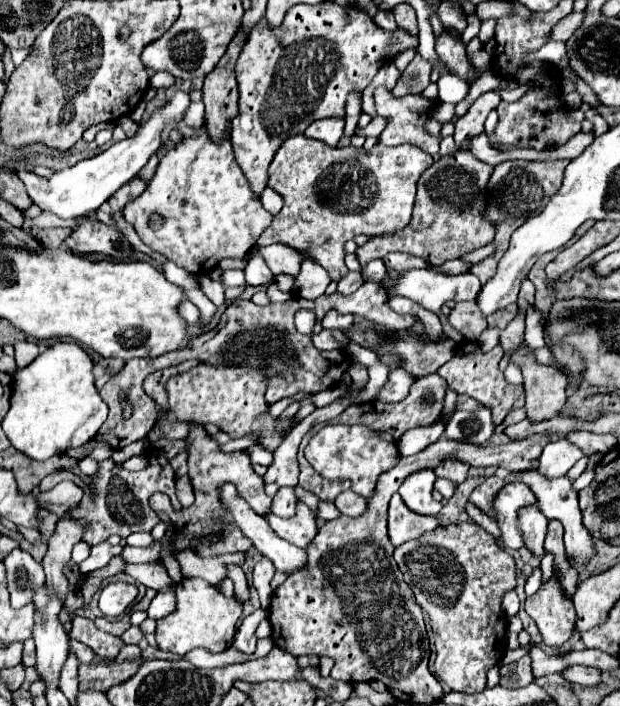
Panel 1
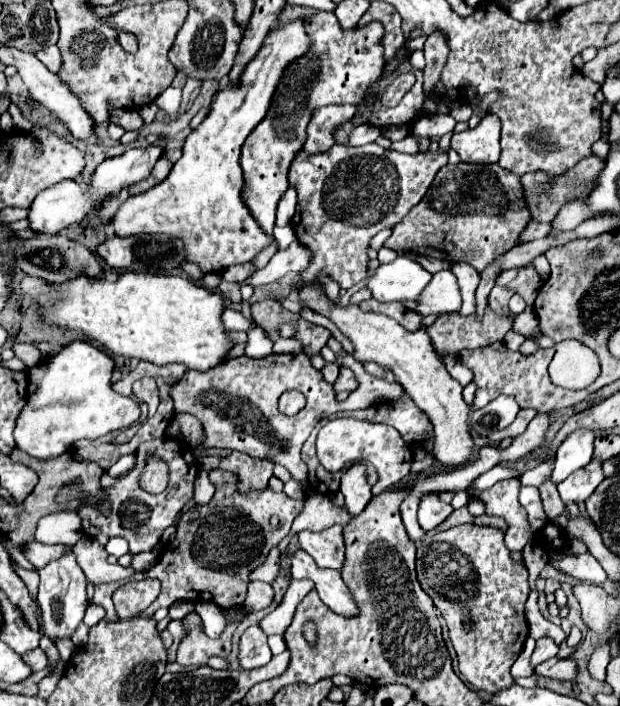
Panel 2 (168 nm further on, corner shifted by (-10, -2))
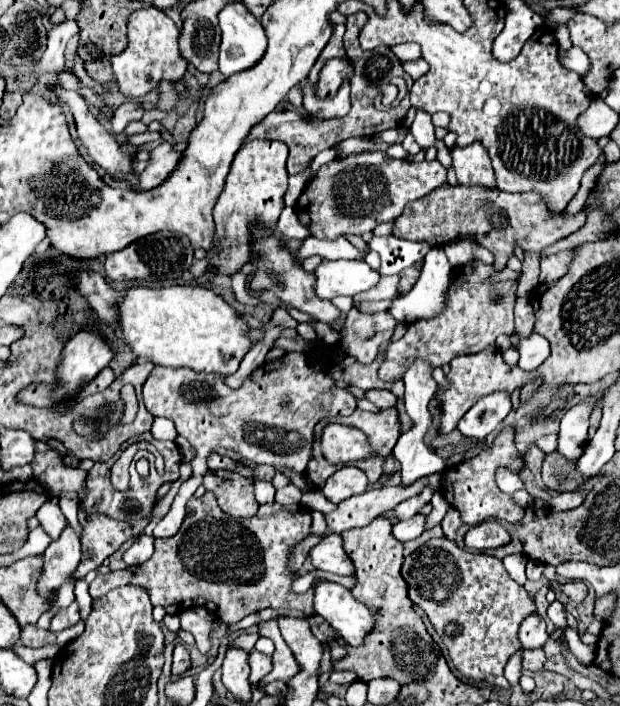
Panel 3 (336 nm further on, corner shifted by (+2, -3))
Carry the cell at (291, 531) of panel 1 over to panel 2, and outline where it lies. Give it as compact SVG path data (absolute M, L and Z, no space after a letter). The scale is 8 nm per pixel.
M334 525L330 529L324 529L320 533L312 531L302 531L298 535L298 541L302 549L312 555L316 563L322 567L332 567L332 569L342 569L344 565L344 537L342 537L342 525Z

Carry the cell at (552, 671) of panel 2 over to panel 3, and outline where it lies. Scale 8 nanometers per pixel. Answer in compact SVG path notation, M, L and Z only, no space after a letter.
M524 650L524 660L522 660L524 670L538 672L538 670L544 670L544 664L546 664L544 650Z

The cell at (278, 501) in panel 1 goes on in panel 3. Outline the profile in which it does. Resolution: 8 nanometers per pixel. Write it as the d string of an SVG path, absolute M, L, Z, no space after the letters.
M430 474L428 478L420 478L420 482L414 482L412 486L380 486L366 490L360 496L352 496L338 504L338 508L330 514L324 514L328 530L342 534L344 530L358 528L370 524L376 516L392 510L398 502L404 502L412 496L416 496L424 486L432 482L436 486L436 492L440 492L440 474Z

